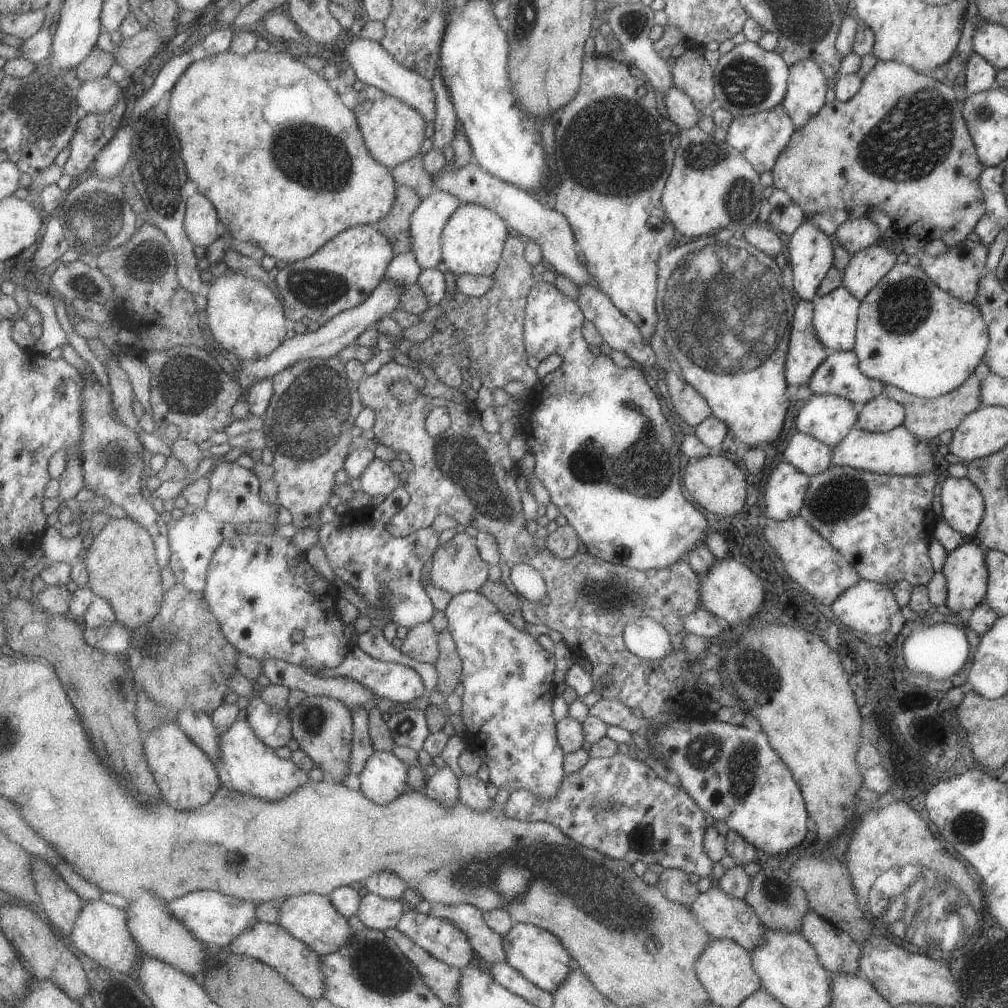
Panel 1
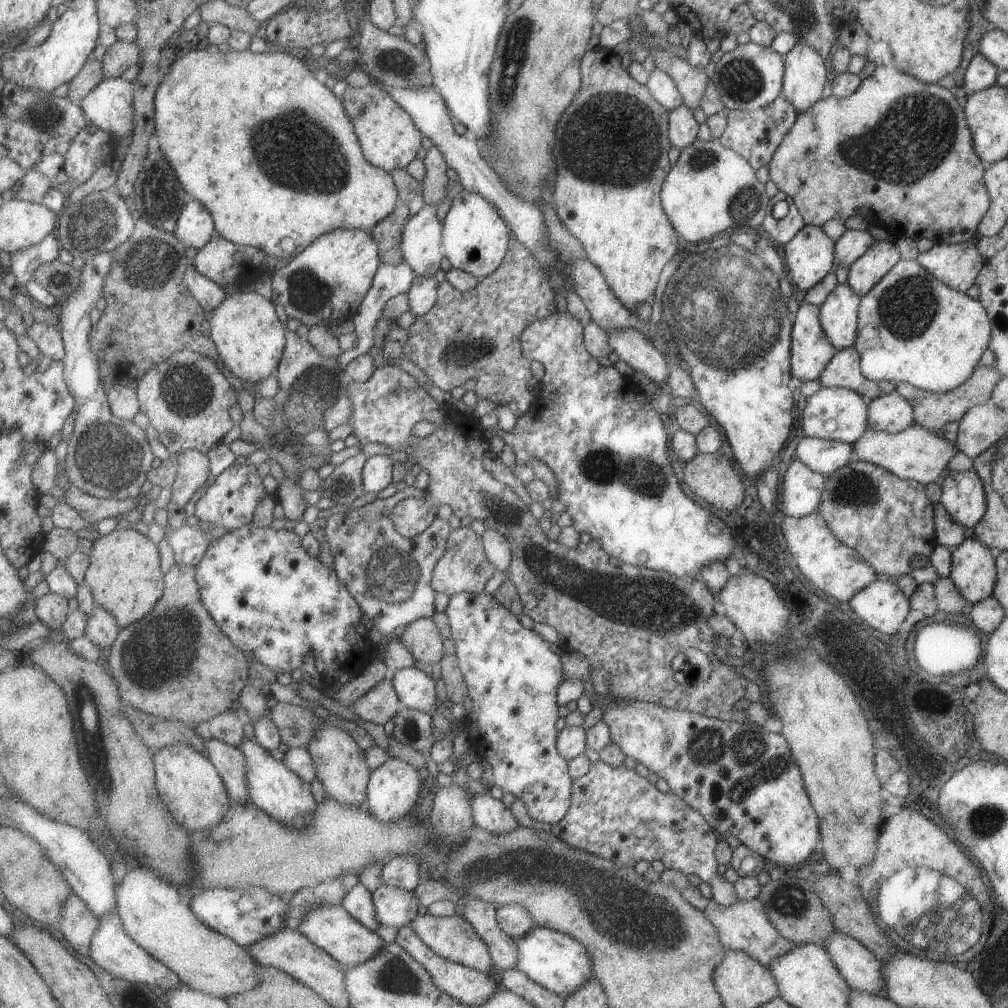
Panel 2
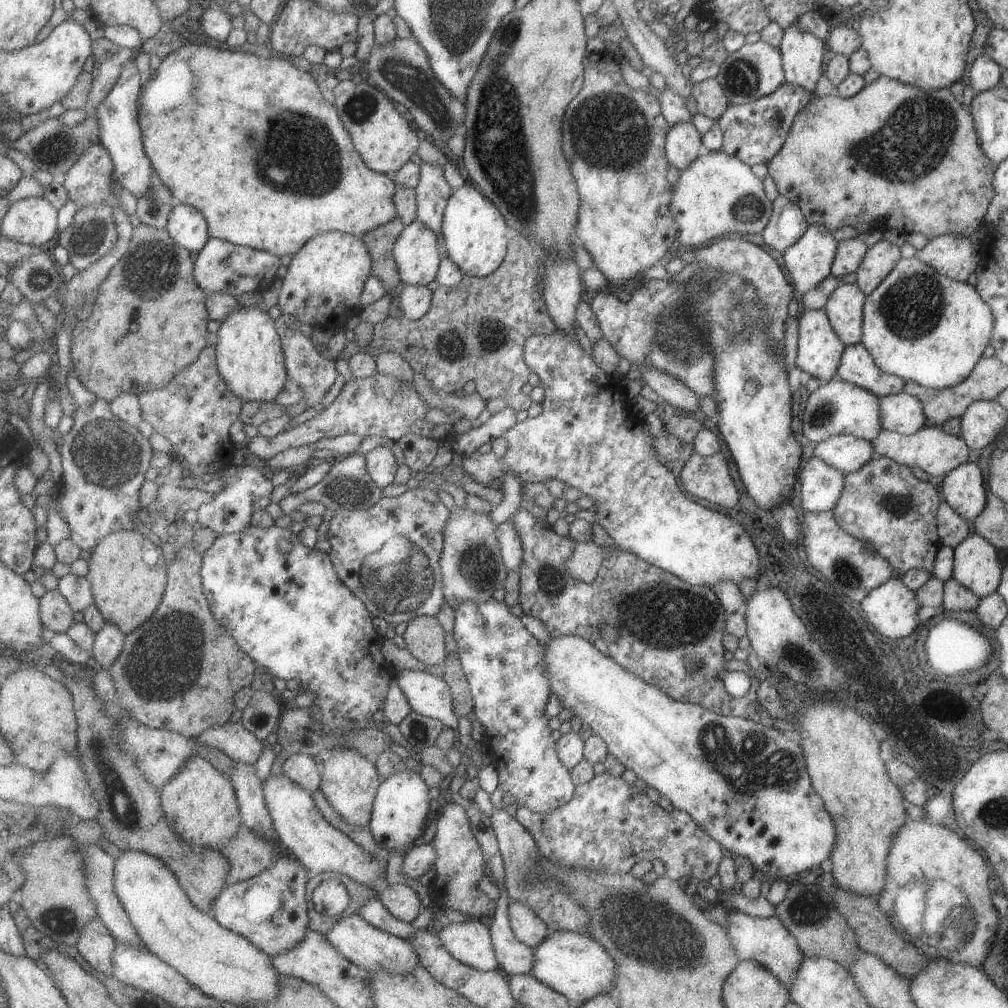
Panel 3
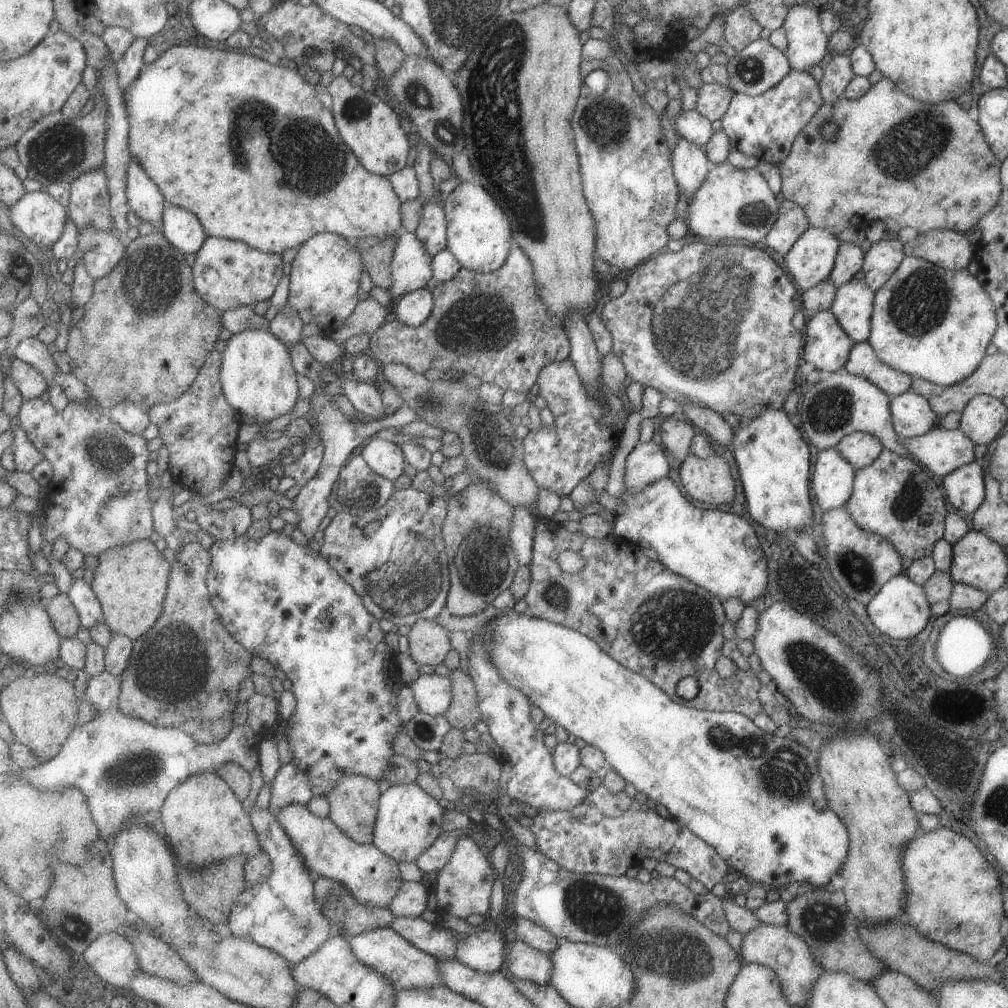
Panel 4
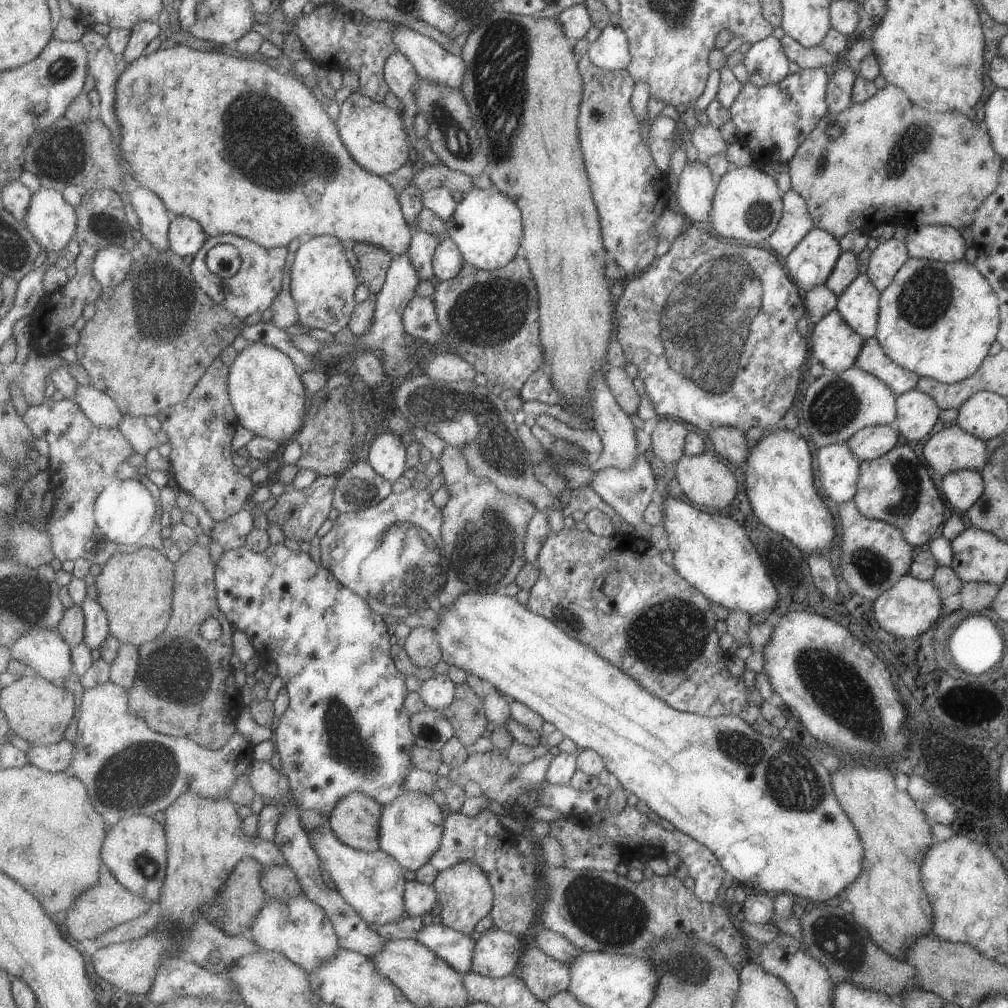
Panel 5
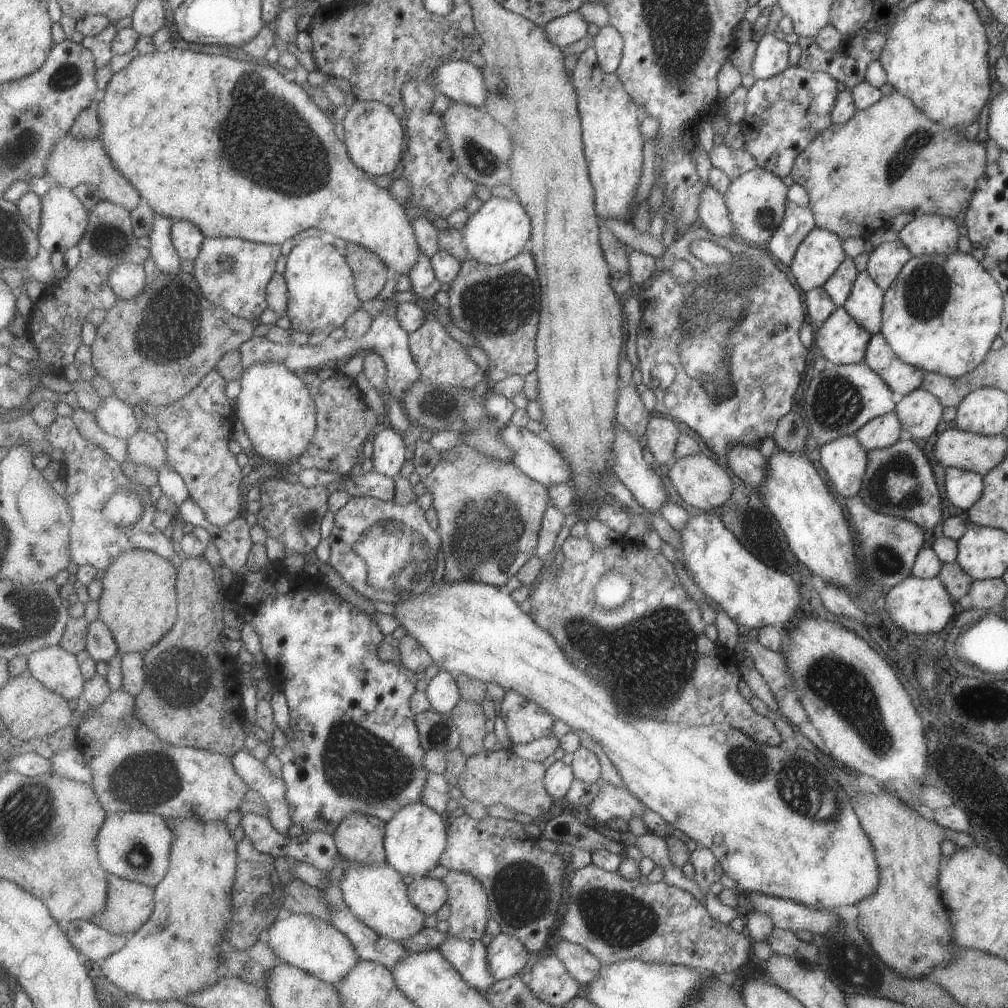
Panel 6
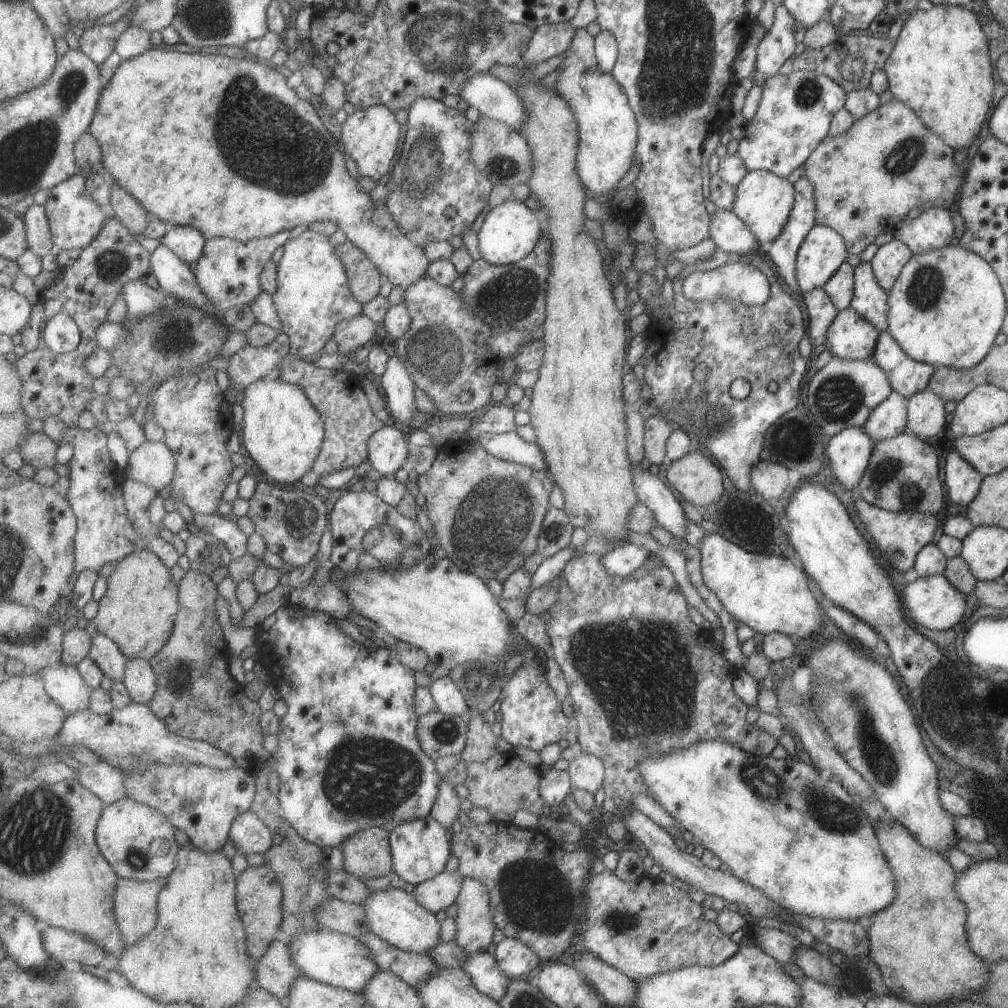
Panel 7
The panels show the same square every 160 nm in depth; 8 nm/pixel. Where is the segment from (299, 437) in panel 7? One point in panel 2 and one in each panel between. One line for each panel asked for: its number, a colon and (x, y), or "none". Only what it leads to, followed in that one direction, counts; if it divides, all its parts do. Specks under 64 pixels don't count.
2: (250, 338)
3: (251, 358)
4: (259, 377)
5: (271, 399)
6: (276, 405)

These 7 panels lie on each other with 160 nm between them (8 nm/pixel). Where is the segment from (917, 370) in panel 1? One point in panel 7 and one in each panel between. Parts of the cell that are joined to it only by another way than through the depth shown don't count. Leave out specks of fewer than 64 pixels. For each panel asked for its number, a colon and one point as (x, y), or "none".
2: (911, 328)
3: (917, 324)
4: (928, 322)
5: (936, 319)
6: (941, 313)
7: (946, 307)

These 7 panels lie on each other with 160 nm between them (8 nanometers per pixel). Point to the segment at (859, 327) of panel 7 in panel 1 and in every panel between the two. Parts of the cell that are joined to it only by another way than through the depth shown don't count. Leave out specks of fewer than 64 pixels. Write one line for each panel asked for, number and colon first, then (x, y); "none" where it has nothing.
1: (804, 353)
2: (810, 351)
3: (818, 353)
4: (826, 345)
5: (835, 345)
6: (840, 340)

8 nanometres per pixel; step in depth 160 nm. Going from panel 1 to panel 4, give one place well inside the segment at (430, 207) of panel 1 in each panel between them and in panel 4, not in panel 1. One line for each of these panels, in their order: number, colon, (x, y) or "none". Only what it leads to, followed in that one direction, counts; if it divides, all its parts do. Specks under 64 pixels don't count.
2: (423, 247)
3: (416, 254)
4: (412, 268)

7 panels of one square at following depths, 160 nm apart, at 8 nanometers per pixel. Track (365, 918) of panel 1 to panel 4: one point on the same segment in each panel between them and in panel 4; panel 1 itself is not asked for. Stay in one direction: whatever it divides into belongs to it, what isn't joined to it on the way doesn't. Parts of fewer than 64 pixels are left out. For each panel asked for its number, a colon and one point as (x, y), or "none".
2: (395, 906)
3: (401, 899)
4: (413, 898)

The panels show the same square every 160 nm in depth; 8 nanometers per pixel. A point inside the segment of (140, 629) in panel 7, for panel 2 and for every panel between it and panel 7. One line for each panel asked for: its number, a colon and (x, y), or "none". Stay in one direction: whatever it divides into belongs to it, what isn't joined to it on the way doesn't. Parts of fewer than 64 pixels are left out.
2: (125, 575)
3: (129, 574)
4: (132, 580)
5: (136, 589)
6: (139, 602)

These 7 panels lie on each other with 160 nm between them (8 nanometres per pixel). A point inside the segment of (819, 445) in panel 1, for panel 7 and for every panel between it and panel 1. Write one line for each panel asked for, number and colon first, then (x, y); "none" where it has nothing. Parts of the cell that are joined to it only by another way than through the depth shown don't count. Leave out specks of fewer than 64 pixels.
2: (823, 456)
3: (846, 453)
4: (858, 448)
5: (869, 442)
6: (883, 430)
7: (888, 419)

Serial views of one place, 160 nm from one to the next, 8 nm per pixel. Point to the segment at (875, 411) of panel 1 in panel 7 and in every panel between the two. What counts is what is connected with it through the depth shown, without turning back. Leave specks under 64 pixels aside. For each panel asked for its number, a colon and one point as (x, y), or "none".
2: (891, 413)
3: (901, 413)
4: (911, 415)
5: (916, 412)
6: (918, 412)
7: (925, 412)

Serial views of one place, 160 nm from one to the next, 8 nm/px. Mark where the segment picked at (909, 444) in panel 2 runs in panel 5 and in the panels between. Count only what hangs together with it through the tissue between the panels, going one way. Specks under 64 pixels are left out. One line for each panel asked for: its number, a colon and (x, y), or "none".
3: (930, 448)
4: (939, 450)
5: (950, 449)

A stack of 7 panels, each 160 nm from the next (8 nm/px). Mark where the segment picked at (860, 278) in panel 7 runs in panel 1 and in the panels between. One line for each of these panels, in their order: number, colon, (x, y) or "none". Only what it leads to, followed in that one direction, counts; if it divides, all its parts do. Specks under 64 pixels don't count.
1: (834, 316)
2: (838, 314)
3: (843, 308)
4: (852, 306)
5: (858, 304)
6: (864, 302)

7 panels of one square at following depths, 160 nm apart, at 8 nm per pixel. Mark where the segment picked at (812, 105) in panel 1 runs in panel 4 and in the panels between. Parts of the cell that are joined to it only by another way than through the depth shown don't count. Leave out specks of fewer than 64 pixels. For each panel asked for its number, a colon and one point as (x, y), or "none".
2: (804, 76)
3: (801, 52)
4: (807, 43)

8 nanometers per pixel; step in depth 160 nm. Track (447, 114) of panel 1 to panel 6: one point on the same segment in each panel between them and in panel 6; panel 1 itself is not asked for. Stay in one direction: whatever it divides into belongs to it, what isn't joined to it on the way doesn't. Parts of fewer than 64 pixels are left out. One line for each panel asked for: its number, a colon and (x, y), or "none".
2: (436, 183)
3: (434, 193)
4: (433, 230)
5: (423, 248)
6: (425, 284)

